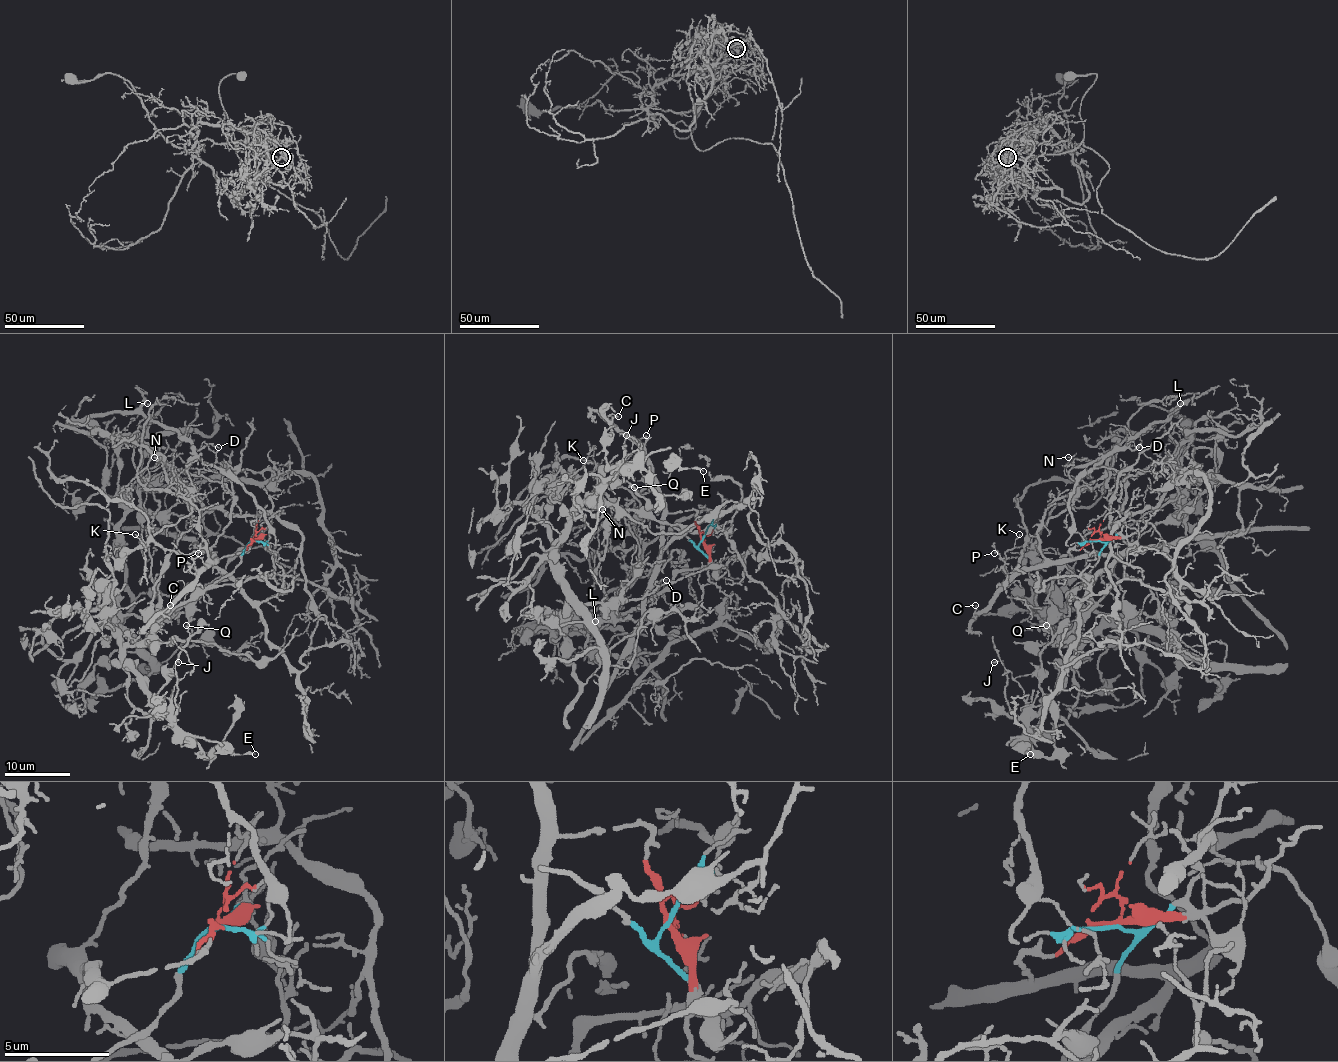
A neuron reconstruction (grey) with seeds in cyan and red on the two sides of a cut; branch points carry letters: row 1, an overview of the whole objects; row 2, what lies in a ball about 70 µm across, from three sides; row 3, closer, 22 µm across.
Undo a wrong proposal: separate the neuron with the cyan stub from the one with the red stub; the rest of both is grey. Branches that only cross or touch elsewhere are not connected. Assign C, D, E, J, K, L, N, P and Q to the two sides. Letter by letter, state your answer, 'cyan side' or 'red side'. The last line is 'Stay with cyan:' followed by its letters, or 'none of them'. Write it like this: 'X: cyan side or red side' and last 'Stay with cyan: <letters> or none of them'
C: red side
D: cyan side
E: cyan side
J: cyan side
K: red side
L: cyan side
N: cyan side
P: red side
Q: cyan side
Stay with cyan: D, E, J, L, N, Q

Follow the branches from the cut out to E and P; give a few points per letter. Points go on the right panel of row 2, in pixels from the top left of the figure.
E: (1098, 539), (1105, 546), (1061, 628), (1074, 661), (1008, 745), (1029, 753)
P: (1098, 539), (1069, 551), (1072, 556), (1069, 559), (1011, 572), (1003, 569), (1005, 561), (995, 553)

